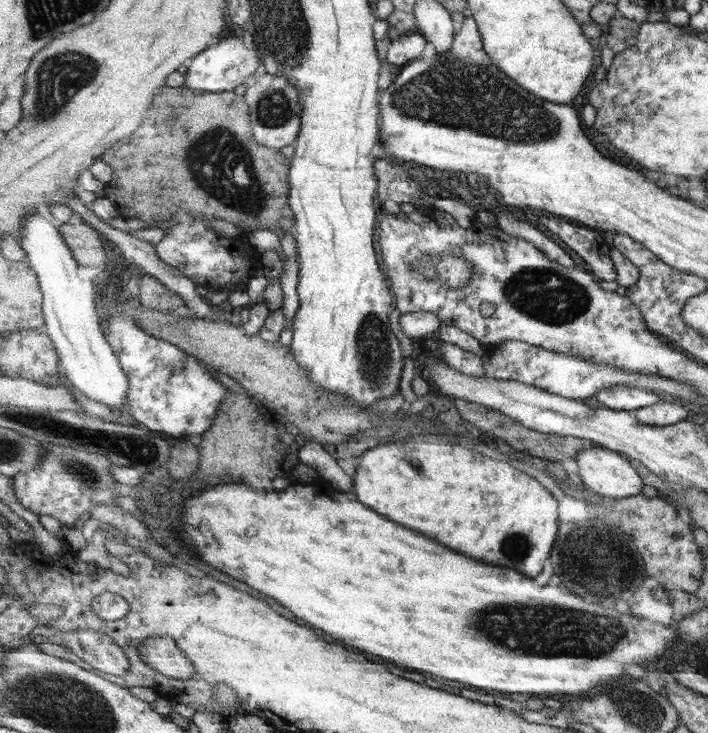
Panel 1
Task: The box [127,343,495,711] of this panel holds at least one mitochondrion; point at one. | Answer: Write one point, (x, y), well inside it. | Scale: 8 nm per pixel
(190, 543)

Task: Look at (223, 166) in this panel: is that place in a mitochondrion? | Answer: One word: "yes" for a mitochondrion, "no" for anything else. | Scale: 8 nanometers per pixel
yes

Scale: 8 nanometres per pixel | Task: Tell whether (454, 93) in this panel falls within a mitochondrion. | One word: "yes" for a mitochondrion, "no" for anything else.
yes

